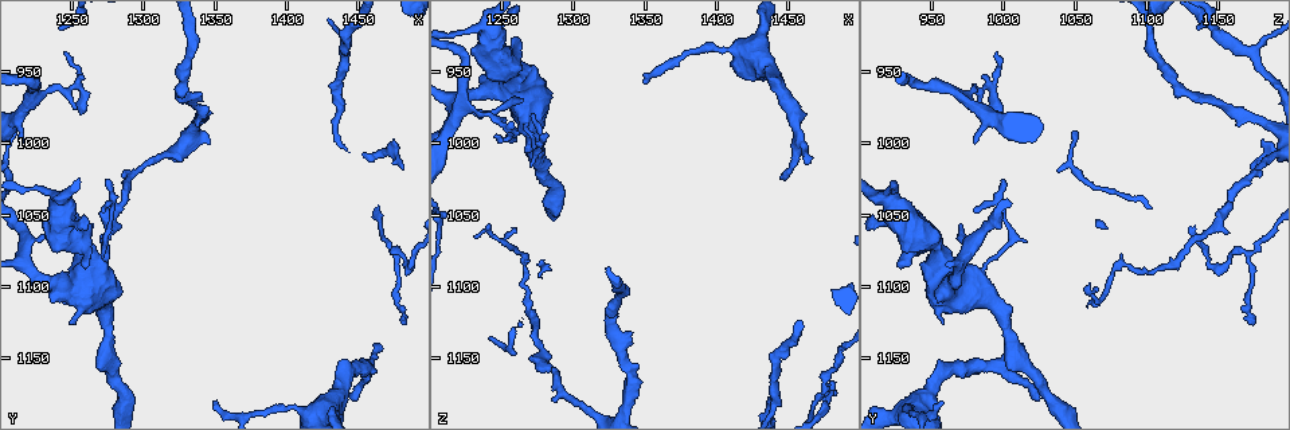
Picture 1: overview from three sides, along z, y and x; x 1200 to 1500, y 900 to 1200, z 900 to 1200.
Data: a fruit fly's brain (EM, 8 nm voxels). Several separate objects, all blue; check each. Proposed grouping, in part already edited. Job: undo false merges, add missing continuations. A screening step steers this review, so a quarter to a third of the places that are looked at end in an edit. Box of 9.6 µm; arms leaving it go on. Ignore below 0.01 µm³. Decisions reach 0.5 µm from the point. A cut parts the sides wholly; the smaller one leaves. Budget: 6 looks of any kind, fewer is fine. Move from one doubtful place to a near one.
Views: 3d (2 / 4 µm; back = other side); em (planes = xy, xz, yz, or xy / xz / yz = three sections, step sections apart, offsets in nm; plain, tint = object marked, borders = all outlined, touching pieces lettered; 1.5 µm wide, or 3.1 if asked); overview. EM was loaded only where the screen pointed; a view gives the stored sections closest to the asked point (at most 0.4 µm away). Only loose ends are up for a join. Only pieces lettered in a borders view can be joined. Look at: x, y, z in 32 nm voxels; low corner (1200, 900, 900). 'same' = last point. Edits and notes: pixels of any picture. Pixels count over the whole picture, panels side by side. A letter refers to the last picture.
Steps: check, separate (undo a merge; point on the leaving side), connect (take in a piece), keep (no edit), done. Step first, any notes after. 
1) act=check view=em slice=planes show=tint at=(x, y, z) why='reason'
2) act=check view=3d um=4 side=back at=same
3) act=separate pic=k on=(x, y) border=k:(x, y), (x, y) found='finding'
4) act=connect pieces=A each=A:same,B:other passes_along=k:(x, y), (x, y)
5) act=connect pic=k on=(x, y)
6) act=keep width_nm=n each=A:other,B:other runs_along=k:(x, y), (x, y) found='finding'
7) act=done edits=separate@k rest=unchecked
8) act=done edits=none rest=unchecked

act=check view=em slice=xy step=4 show=borders at=(1446, 1178, 1024) why='an open end'

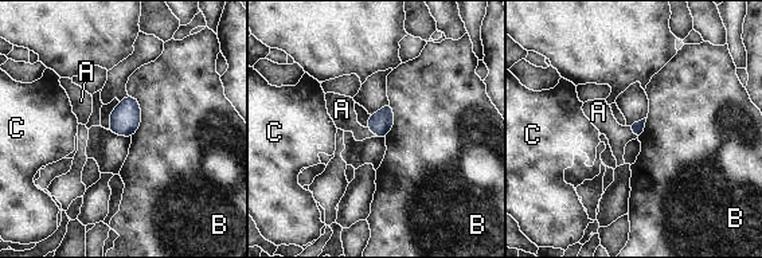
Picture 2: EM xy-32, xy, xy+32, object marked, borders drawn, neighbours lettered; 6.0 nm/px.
act=check view=em slice=planes show=borders at=same why='cut it another way'

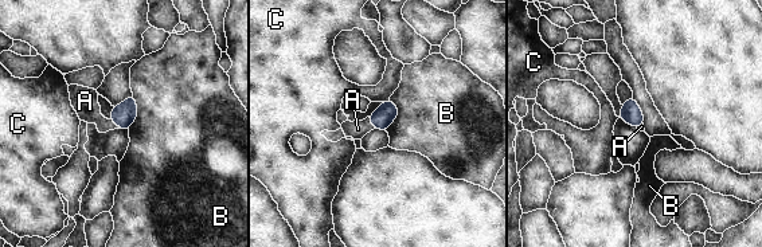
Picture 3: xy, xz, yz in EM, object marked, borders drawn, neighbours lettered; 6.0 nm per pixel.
act=connect pic=3 on=(85, 101) longest_contact=B:220nm each=A:same,B:other,C:other found='it goes on there'

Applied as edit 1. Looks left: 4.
act=check view=overview

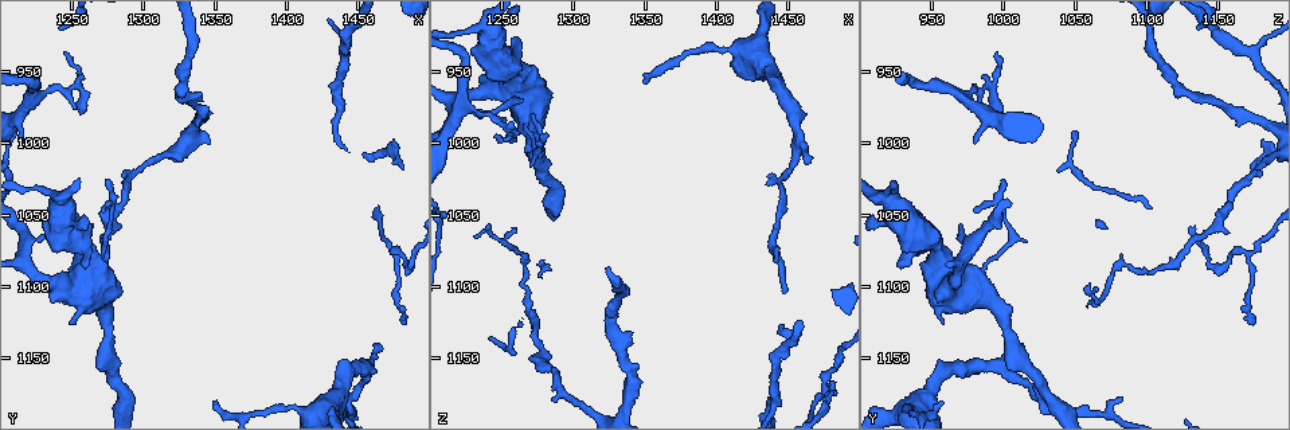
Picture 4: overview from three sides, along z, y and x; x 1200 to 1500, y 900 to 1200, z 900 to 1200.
act=check view=em slice=yz step=4 show=tint at=(1440, 1178, 1084) why='branch stops here'

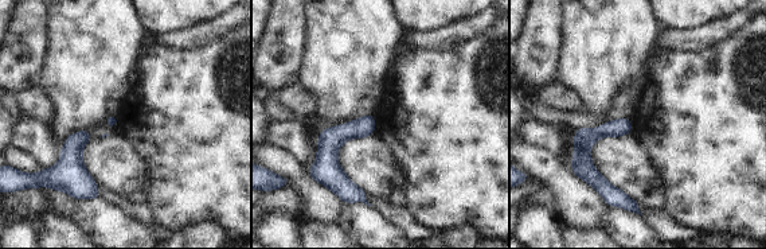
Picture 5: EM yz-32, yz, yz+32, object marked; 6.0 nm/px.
act=check view=em slice=yz step=4 show=borders at=same

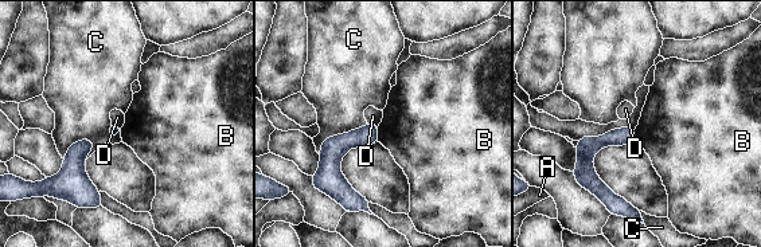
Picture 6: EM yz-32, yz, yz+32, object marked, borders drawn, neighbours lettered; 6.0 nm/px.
act=keep each=A:other,B:other,C:other,D:other runs_along=6:(371, 126), (334, 156), (365, 207) found='no lettered piece goes on from it'

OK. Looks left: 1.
act=done edits=connect@3 rest=unchecked

